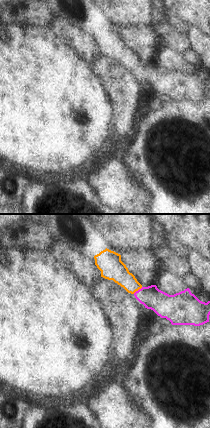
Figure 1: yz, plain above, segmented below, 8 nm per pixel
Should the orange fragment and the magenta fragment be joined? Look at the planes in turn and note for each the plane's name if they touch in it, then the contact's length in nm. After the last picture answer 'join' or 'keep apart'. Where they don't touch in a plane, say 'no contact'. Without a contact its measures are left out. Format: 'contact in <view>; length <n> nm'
contact in yz; length 90 nm

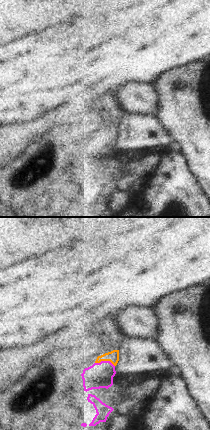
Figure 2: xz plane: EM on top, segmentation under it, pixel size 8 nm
contact in xz; length 160 nm

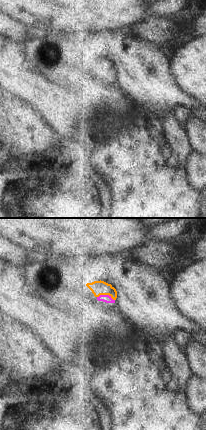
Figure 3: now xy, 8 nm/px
contact in xy; length 150 nm

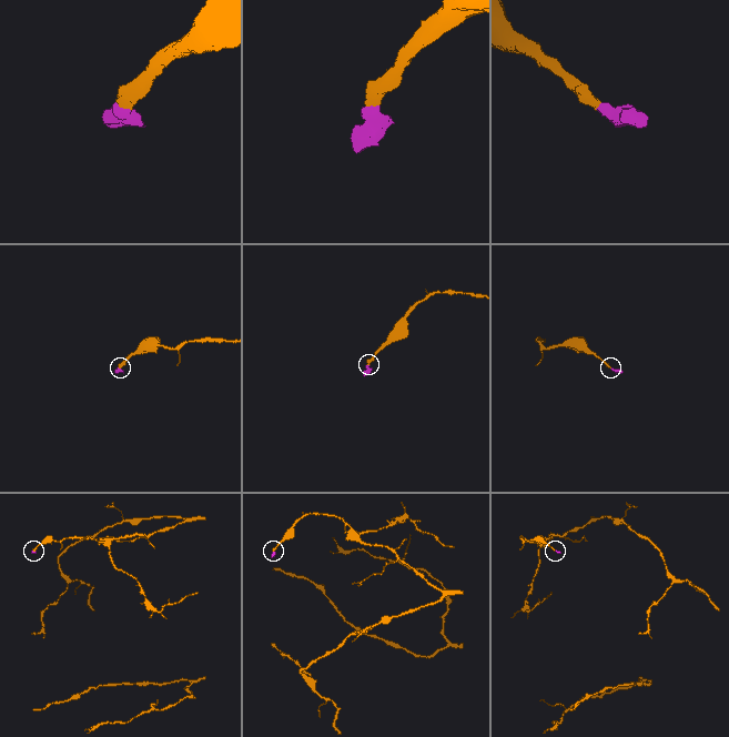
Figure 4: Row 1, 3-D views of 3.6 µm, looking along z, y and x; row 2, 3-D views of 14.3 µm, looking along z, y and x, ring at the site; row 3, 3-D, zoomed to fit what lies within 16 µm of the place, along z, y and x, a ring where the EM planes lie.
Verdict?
join

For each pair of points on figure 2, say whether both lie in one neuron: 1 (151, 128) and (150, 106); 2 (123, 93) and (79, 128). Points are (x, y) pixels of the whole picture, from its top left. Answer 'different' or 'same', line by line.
1: different
2: different

